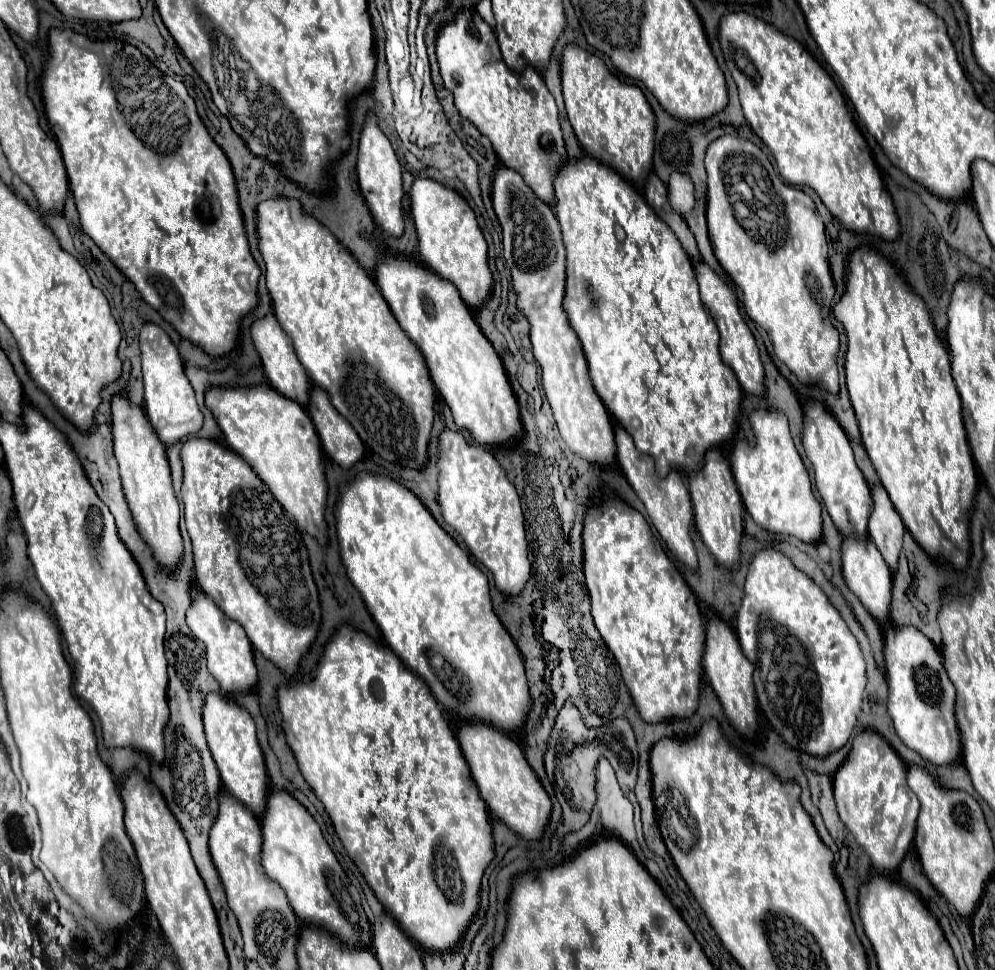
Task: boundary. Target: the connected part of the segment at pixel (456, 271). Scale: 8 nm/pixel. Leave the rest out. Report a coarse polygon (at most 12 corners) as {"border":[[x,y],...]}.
{"border":[[419,177],[411,213],[425,263],[469,307],[493,287],[469,203]]}

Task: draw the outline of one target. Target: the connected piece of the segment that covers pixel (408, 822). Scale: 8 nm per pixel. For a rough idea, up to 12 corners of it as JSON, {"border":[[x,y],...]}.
{"border":[[341,627],[283,731],[405,935],[451,949],[491,819],[425,681]]}

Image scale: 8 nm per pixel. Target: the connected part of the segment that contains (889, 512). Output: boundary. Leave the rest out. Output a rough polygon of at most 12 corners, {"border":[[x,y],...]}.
{"border":[[873,487],[869,537],[895,571],[905,525],[887,491]]}

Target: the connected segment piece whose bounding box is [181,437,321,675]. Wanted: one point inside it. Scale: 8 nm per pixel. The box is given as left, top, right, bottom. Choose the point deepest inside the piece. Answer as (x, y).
(250, 559)

